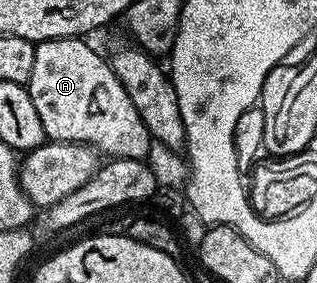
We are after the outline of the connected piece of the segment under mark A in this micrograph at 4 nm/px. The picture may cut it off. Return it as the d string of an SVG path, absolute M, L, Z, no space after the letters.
M83 38L69 40L41 40L35 44L33 58L33 74L26 84L29 95L33 98L33 107L41 118L41 126L45 130L48 141L64 140L70 144L86 144L96 153L107 158L120 160L146 161L147 151L153 148L153 141L145 122L141 122L141 114L133 110L133 102L129 102L129 94L125 94L125 86L113 74L110 63L103 60L87 45Z

